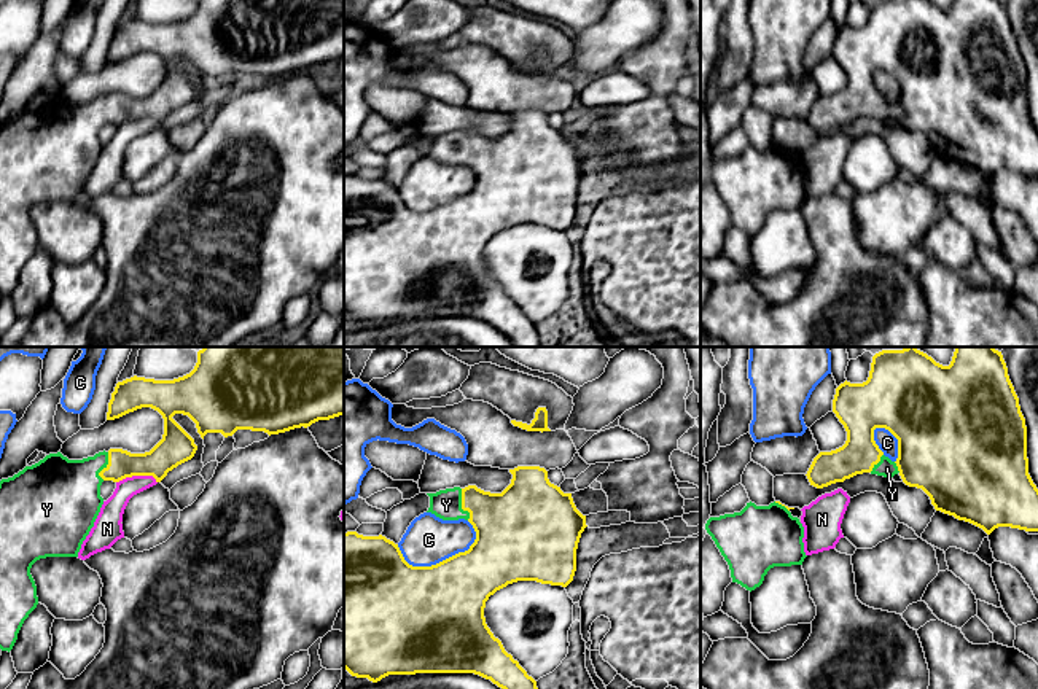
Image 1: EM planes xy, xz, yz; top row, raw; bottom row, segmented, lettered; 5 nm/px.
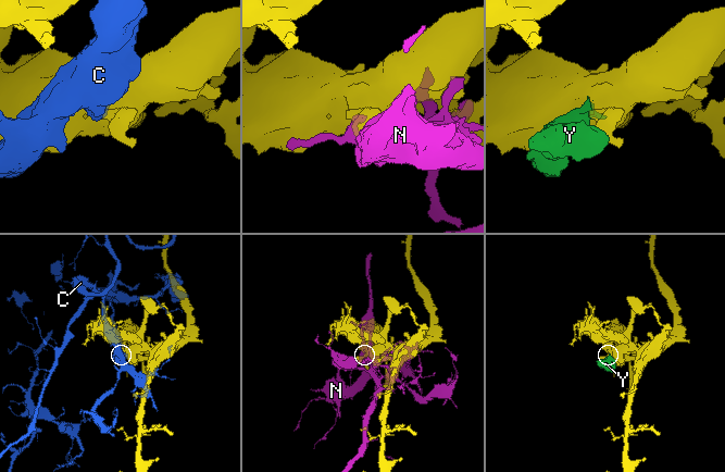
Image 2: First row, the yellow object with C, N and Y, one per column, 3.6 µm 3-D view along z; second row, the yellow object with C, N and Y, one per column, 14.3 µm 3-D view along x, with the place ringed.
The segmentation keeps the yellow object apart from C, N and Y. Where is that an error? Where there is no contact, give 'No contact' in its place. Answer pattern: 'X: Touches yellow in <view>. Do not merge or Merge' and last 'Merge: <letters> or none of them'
C: Touches yellow in xz. Do not merge
N: Touches yellow in xy. Do not merge
Y: Touches yellow in xz. Merge
Merge: Y

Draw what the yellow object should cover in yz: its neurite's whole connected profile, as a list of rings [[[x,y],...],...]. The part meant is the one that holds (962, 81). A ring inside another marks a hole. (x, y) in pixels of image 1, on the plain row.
[[[872,0],[866,25],[845,24],[836,32],[833,56],[844,68],[847,84],[814,102],[806,118],[810,129],[823,132],[863,116],[899,118],[906,129],[922,132],[936,154],[970,165],[987,178],[998,170],[1038,175],[1038,132],[1028,118],[1027,70],[1003,0],[952,0],[949,10],[931,0]],[[876,72],[885,72],[898,83],[895,105],[876,88]]]

